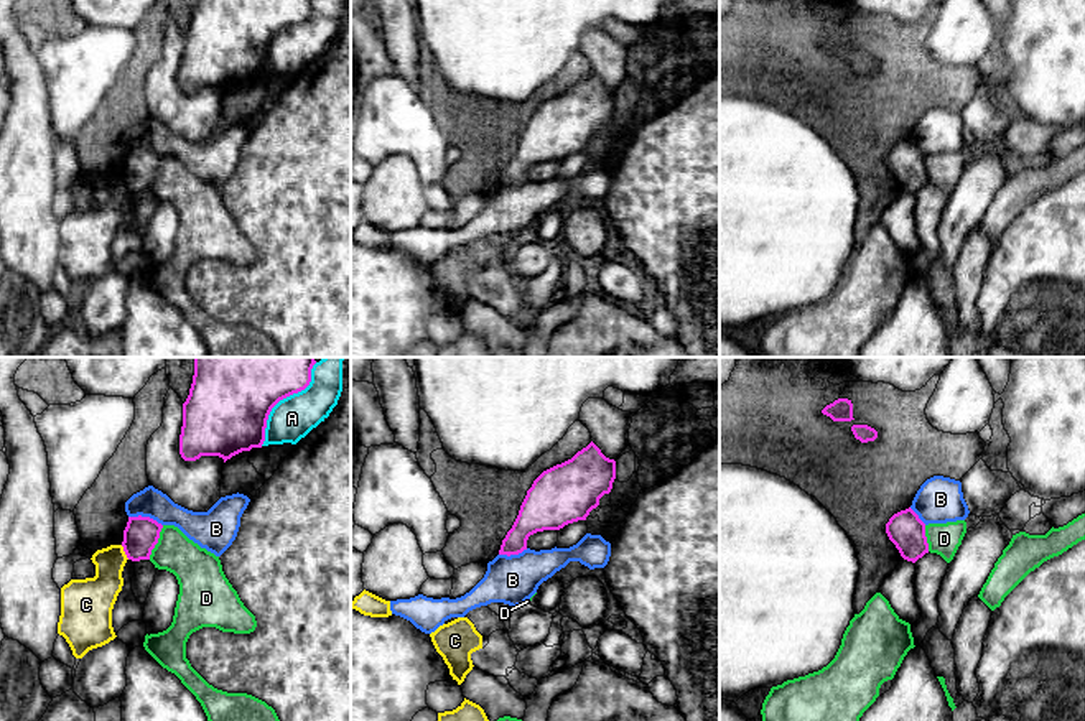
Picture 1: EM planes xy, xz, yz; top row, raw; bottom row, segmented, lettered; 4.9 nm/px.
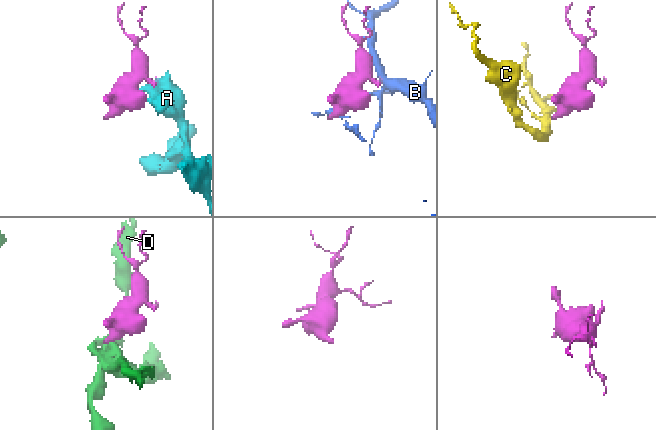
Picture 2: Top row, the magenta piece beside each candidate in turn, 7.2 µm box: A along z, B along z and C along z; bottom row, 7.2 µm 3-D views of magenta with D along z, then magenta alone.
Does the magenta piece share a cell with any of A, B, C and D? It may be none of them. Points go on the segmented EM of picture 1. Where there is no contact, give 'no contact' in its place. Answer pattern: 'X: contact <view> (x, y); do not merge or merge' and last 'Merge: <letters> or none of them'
A: contact xy (282, 399); do not merge
B: contact xy (145, 517); do not merge
C: contact xy (124, 550); do not merge
D: contact xy (157, 542); do not merge
Merge: none of them

